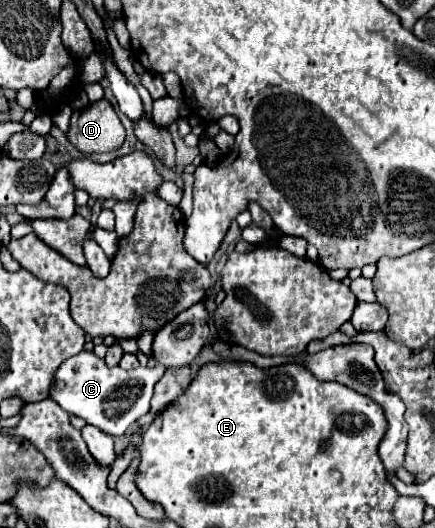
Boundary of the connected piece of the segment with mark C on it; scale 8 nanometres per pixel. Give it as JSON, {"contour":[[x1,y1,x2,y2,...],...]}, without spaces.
{"contour":[[82,351,60,365,60,369,56,371,56,381,52,383,50,397,64,411,82,417,88,425,94,425,108,435,122,435,132,423,136,423,138,417,148,413,152,389,166,371,168,369,164,365,138,367,130,371,124,371,120,367,108,369,104,359,96,357,94,353]]}

